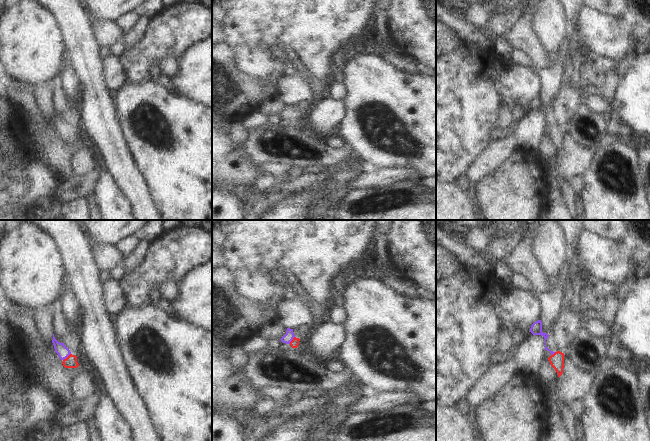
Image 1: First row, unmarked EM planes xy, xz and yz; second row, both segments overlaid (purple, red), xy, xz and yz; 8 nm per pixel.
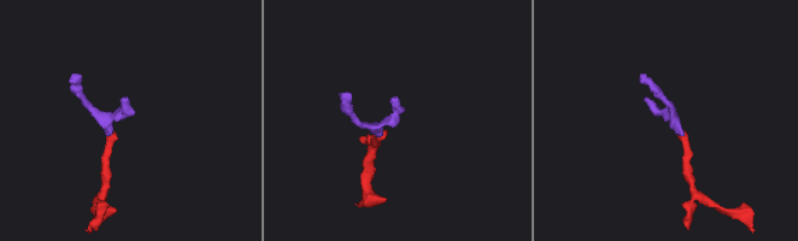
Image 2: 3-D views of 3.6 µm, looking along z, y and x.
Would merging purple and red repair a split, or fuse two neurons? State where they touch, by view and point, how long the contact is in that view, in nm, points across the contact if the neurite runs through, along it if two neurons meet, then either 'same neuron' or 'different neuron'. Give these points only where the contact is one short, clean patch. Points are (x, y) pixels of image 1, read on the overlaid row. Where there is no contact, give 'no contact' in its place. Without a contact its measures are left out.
xy (66, 357) | 90 nm | across xy (63, 352), (66, 357), (71, 361) | same neuron

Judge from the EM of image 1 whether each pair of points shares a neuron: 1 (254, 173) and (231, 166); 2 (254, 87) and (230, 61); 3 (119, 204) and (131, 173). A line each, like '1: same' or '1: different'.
1: same
2: same
3: different

